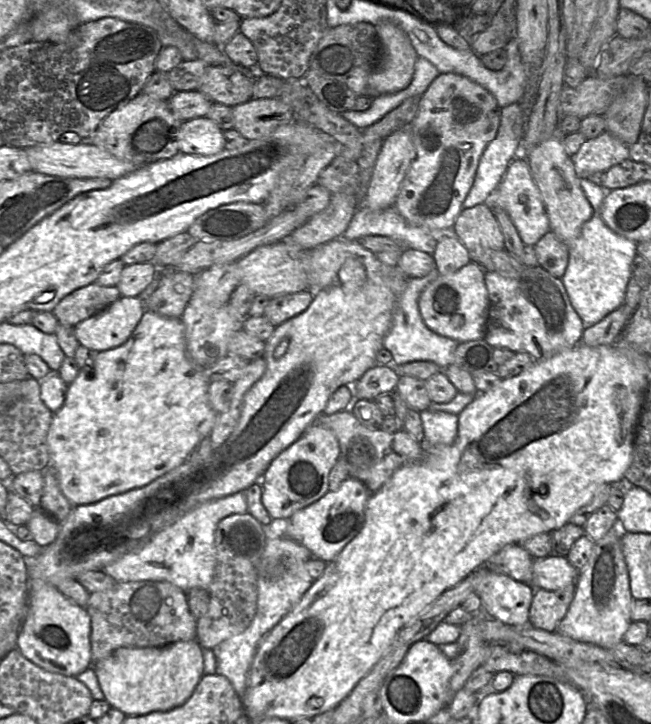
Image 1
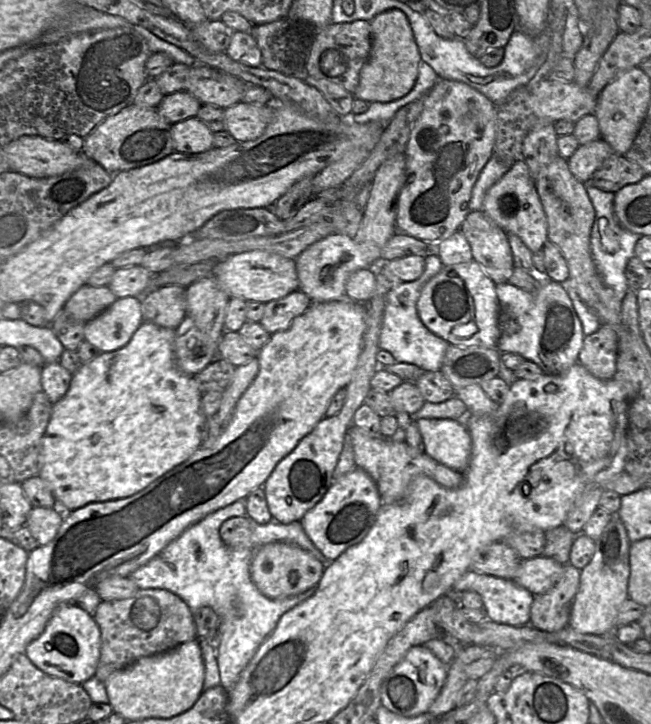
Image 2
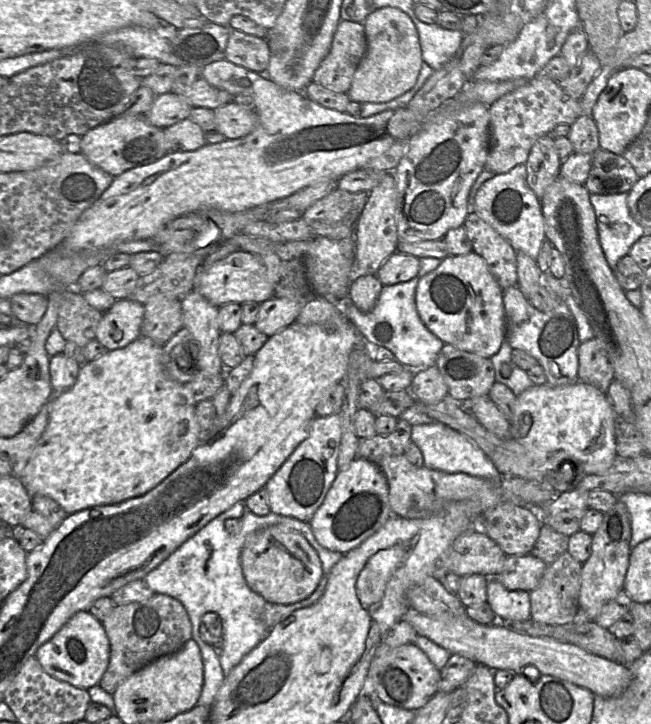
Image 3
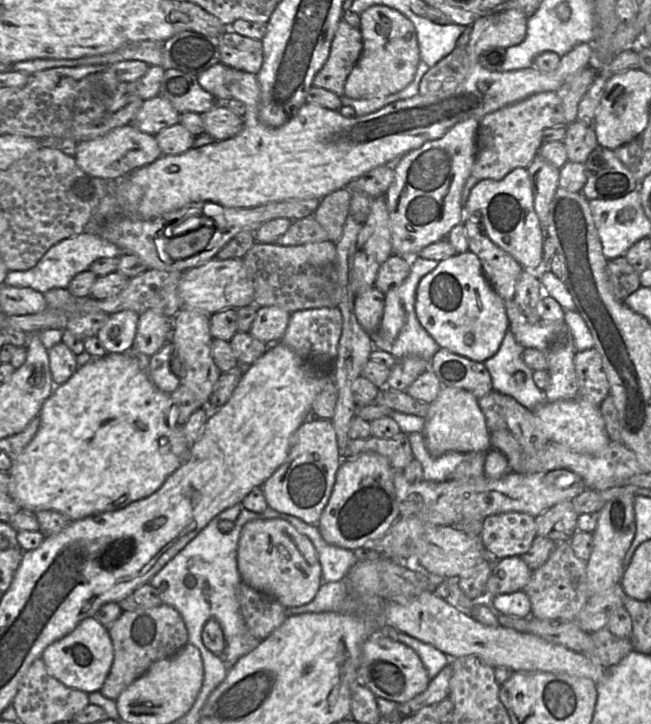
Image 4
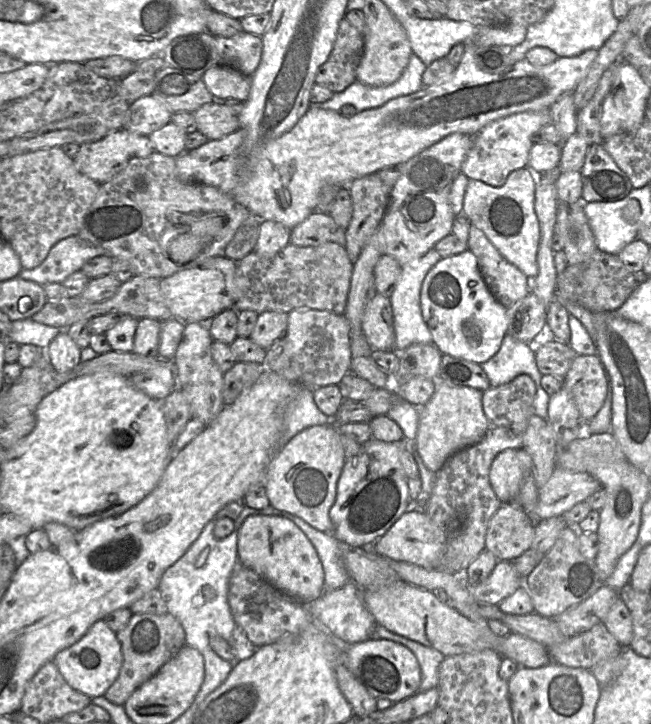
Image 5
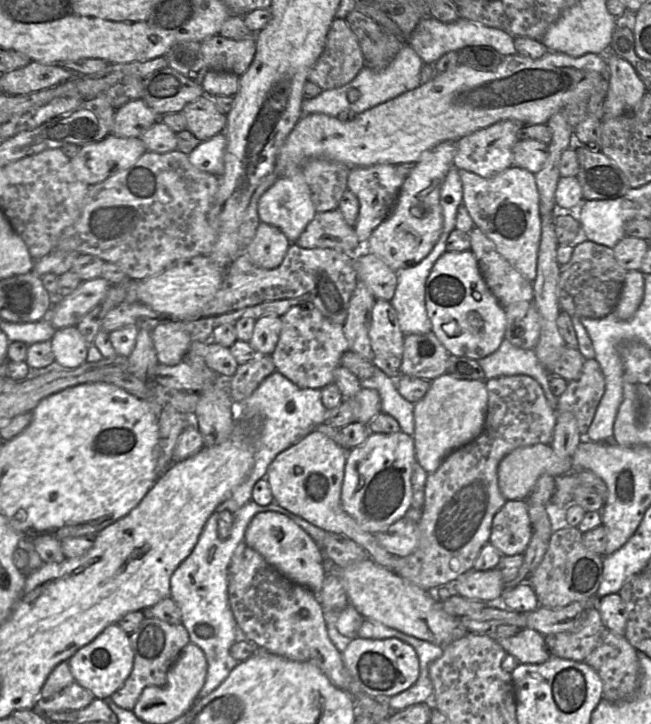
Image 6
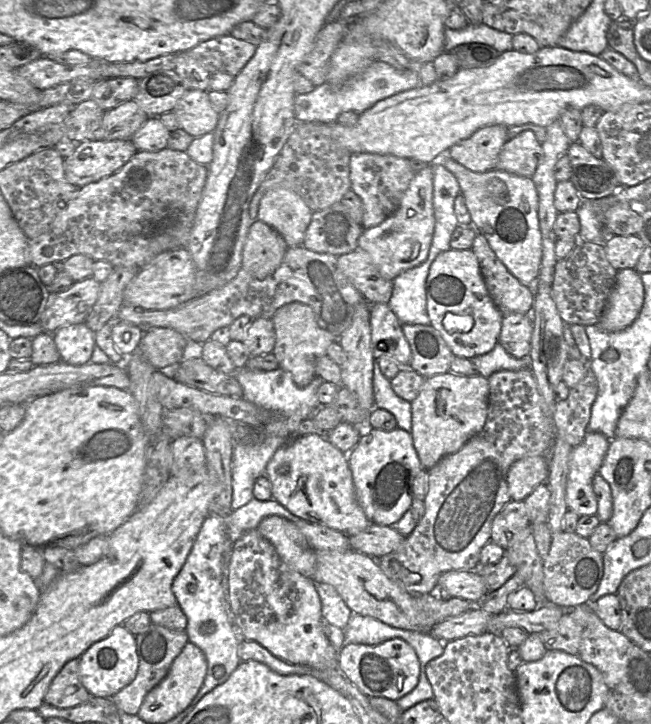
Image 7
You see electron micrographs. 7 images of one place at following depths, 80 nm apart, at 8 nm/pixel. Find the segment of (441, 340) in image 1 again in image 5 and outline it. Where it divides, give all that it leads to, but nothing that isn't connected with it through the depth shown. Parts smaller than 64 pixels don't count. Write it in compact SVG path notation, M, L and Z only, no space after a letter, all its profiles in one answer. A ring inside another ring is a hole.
M433 248L421 257L402 266L400 279L393 293L389 297L393 310L393 323L395 331L394 351L396 353L402 352L412 344L433 343L431 332L422 316L420 293L426 275L440 261L440 259L442 259L441 256Z

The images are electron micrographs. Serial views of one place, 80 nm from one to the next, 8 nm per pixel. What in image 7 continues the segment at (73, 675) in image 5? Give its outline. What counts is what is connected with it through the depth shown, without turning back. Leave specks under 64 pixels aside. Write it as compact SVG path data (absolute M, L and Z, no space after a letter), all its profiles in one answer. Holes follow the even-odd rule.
M123 625L116 626L104 639L94 643L79 658L80 680L91 696L112 698L135 679L139 666L136 637Z

